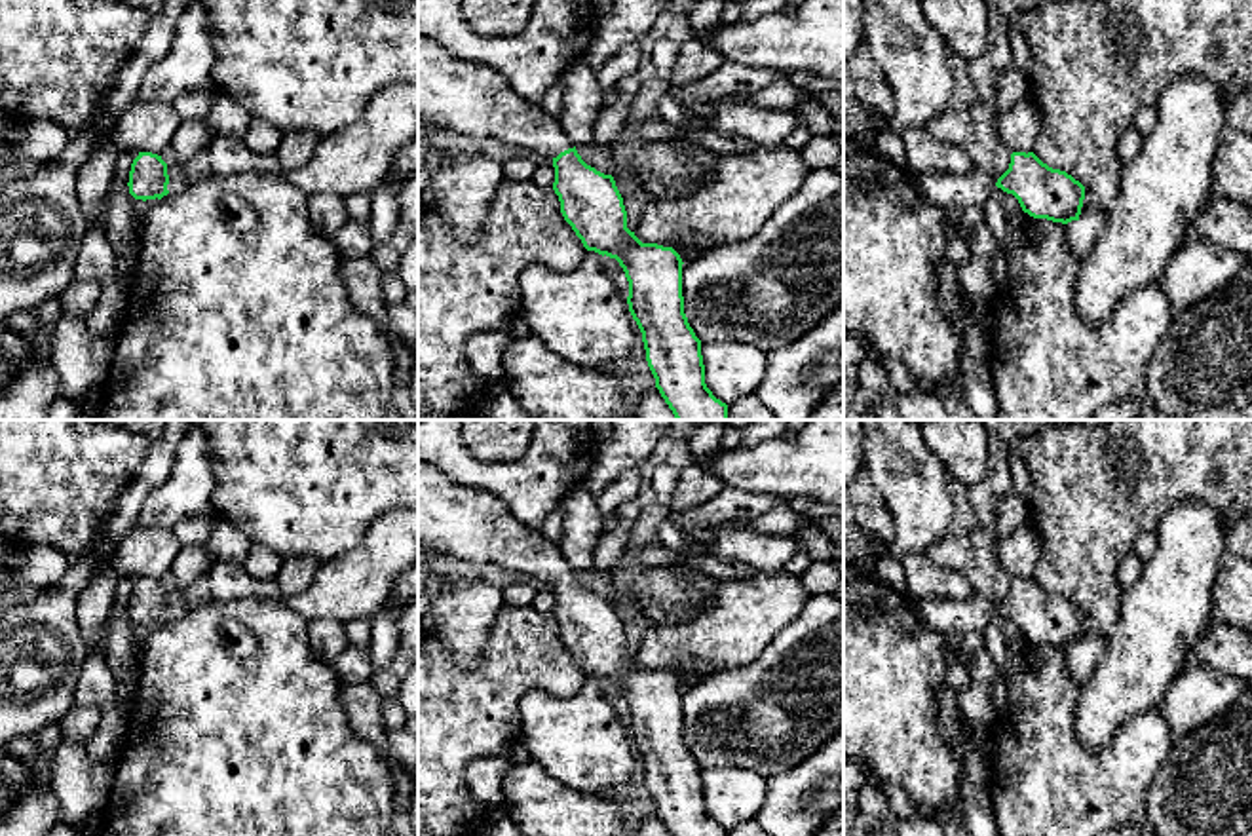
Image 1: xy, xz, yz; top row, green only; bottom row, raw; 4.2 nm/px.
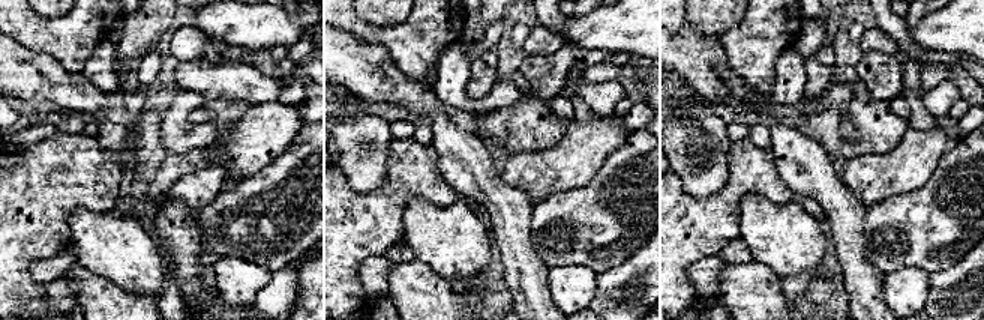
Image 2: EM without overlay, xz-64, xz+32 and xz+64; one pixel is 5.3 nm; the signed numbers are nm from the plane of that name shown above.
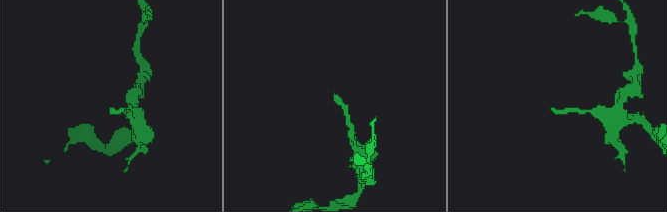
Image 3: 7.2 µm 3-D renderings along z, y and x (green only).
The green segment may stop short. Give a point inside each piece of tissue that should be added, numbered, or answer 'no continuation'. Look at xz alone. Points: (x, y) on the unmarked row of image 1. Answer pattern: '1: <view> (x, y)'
1: xz (468, 525)

